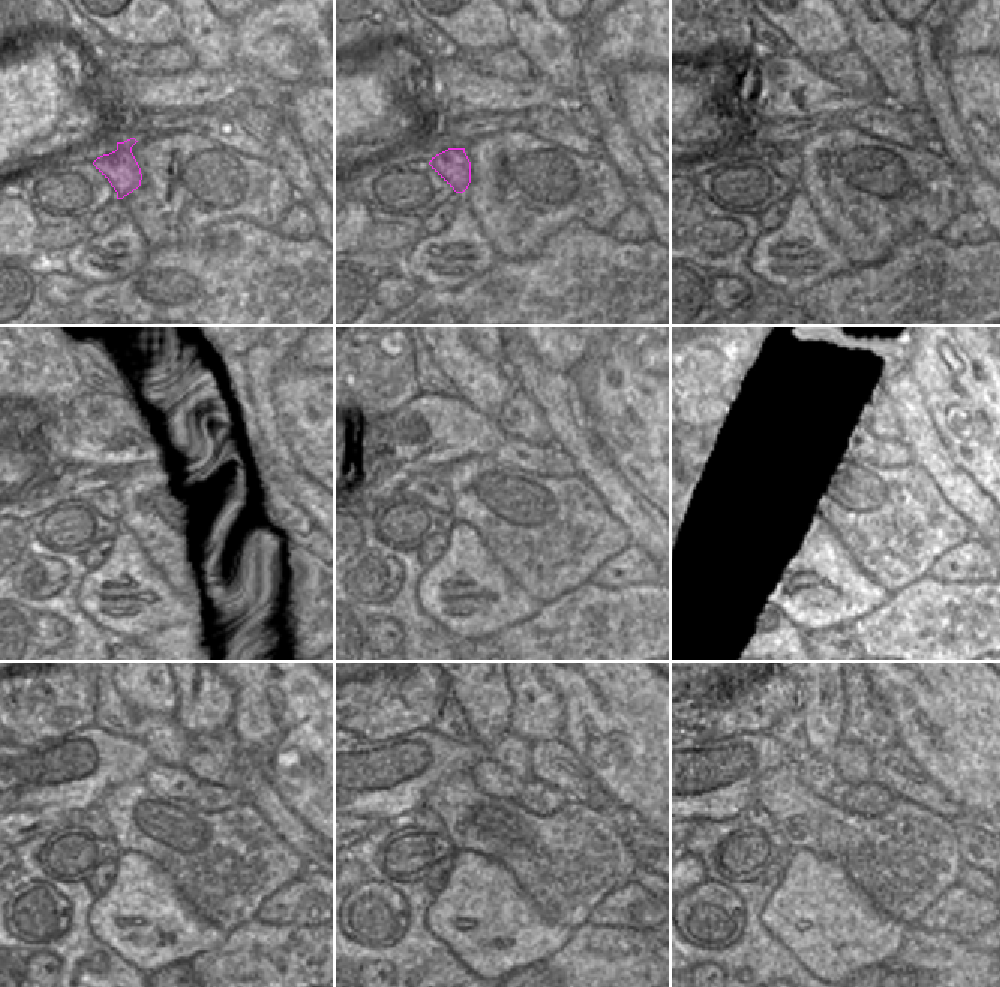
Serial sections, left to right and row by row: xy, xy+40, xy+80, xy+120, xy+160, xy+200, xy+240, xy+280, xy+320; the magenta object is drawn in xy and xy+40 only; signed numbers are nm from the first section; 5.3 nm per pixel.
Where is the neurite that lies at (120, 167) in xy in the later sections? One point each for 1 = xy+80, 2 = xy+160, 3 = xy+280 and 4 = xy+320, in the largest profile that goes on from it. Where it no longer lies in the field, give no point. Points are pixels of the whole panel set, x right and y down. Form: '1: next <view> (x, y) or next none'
1: next xy+80 (784, 159)
2: next xy+160 (437, 495)
3: next xy+280 (426, 819)
4: next xy+320 (756, 816)

